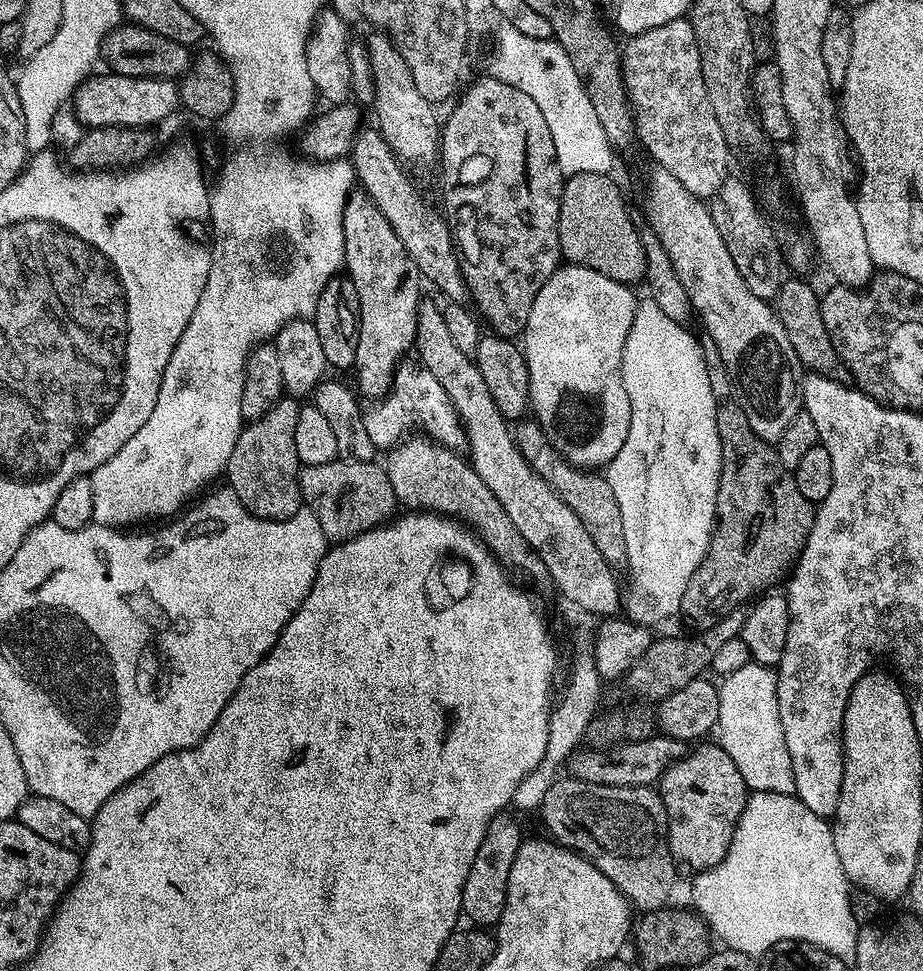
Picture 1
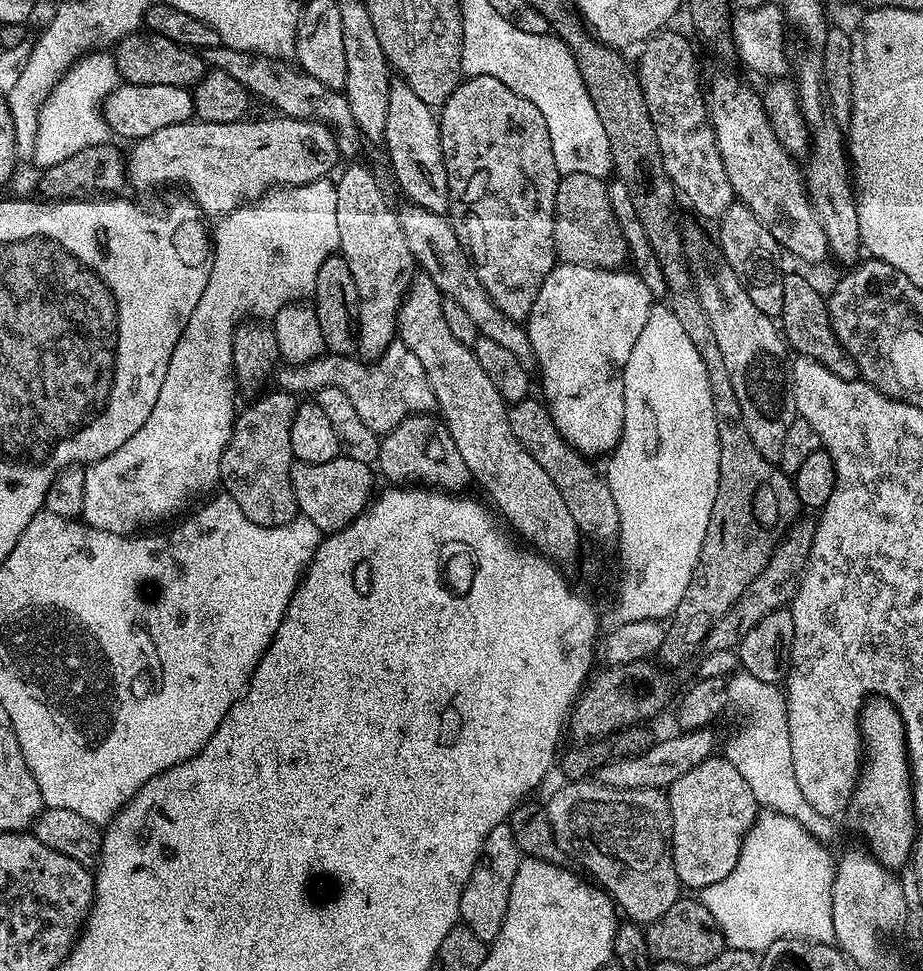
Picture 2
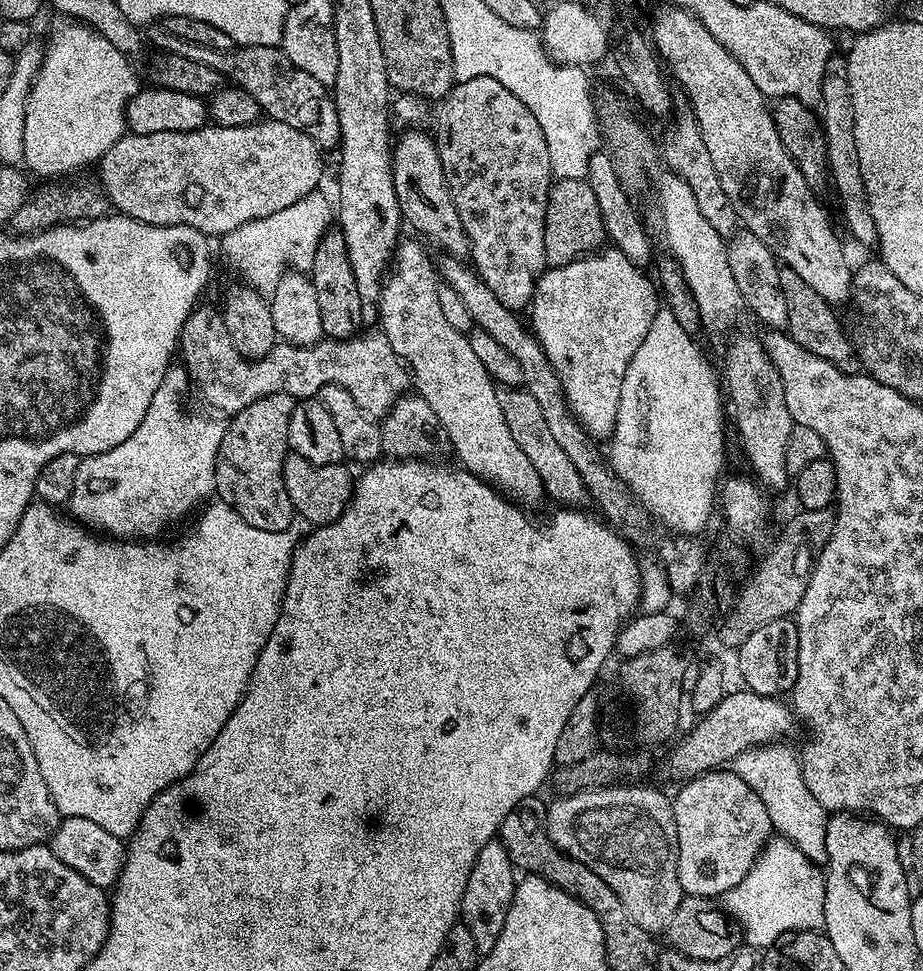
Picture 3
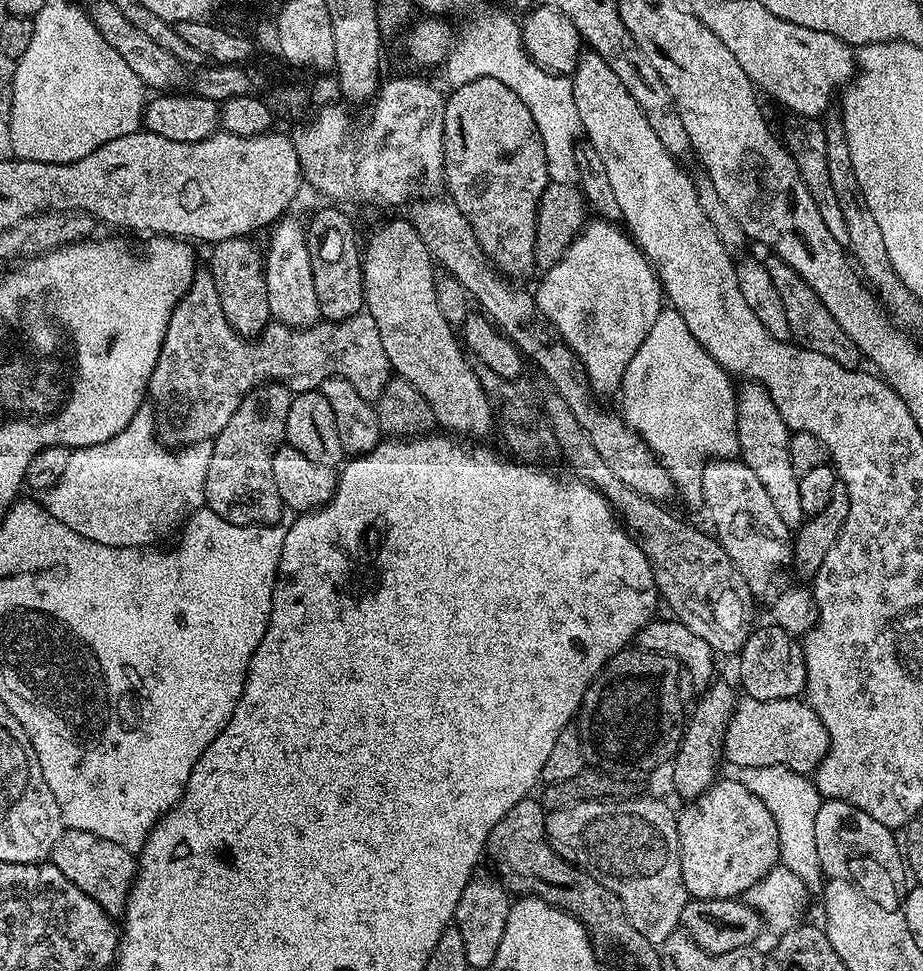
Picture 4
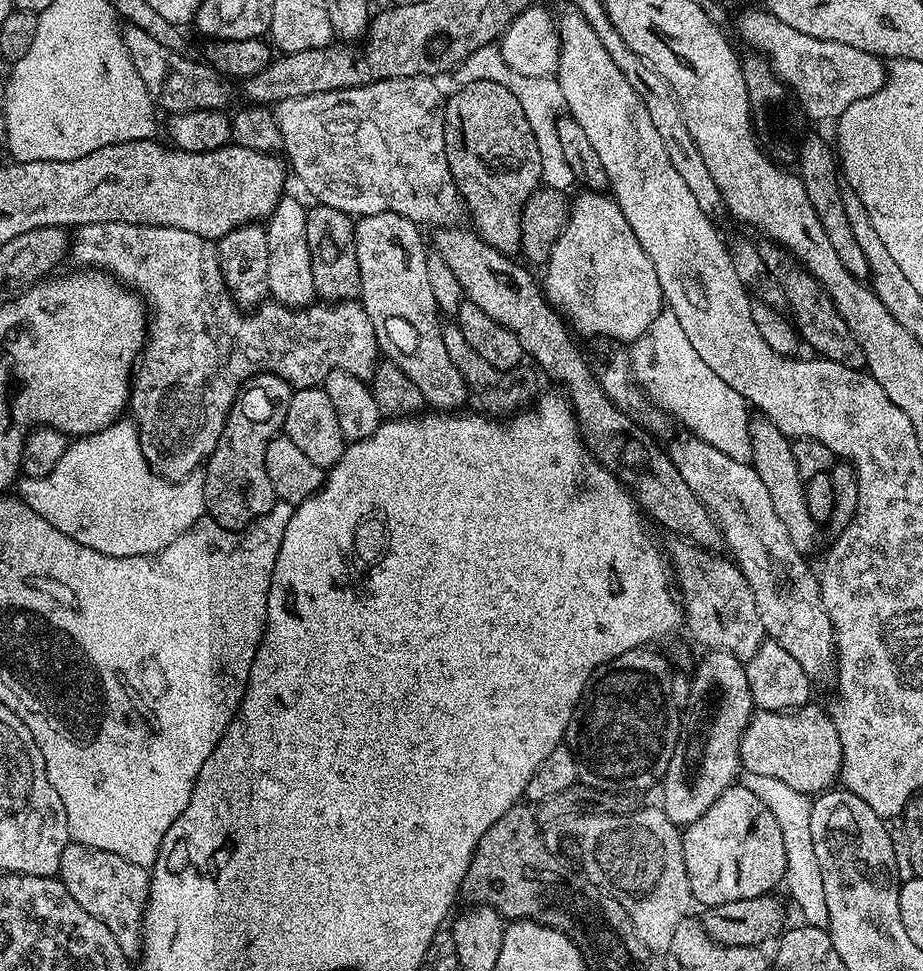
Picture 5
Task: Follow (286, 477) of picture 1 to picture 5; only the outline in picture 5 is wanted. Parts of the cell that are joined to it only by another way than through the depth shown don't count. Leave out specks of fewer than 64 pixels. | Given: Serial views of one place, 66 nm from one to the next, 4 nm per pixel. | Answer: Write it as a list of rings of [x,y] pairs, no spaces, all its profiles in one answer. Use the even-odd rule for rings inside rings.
[[[262,372],[259,376],[253,376],[248,381],[246,387],[233,402],[222,434],[202,468],[204,507],[207,515],[211,519],[217,520],[224,528],[247,529],[251,525],[248,524],[251,520],[259,521],[267,512],[276,507],[278,497],[270,482],[270,474],[266,474],[266,446],[270,446],[270,442],[275,436],[281,435],[286,422],[286,410],[290,406],[293,391],[291,384],[287,384],[285,380],[278,378],[273,372]]]

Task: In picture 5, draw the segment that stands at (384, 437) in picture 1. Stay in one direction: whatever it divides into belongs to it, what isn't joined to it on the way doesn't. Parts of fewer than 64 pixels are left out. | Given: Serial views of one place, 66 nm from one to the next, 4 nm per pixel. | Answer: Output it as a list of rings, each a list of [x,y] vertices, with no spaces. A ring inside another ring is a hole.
[[[102,222],[101,224],[81,224],[79,228],[75,229],[73,236],[76,237],[73,240],[71,237],[70,248],[72,244],[72,256],[80,263],[77,265],[83,266],[88,270],[103,269],[109,276],[115,276],[121,284],[135,289],[150,305],[152,313],[148,322],[148,338],[144,342],[144,351],[139,353],[138,363],[132,373],[130,412],[133,412],[131,415],[134,417],[136,431],[140,434],[142,454],[147,458],[148,463],[152,465],[152,470],[157,472],[159,476],[163,476],[165,480],[173,482],[185,480],[187,476],[193,475],[207,461],[208,455],[212,453],[214,446],[218,442],[218,438],[222,434],[224,423],[230,414],[233,402],[235,402],[238,393],[253,376],[259,376],[262,372],[273,372],[278,378],[282,378],[287,384],[291,384],[293,389],[297,389],[317,387],[322,380],[322,369],[324,372],[332,372],[333,370],[349,372],[350,374],[354,374],[354,378],[365,382],[371,381],[372,375],[376,372],[376,366],[381,359],[382,353],[376,341],[374,326],[370,326],[370,318],[366,314],[364,305],[356,300],[313,302],[307,308],[288,308],[284,304],[264,302],[251,313],[253,316],[247,316],[249,313],[233,300],[232,294],[223,280],[222,270],[219,266],[219,250],[217,245],[198,234],[190,234],[190,230],[171,228],[170,226],[162,226],[161,224]]]

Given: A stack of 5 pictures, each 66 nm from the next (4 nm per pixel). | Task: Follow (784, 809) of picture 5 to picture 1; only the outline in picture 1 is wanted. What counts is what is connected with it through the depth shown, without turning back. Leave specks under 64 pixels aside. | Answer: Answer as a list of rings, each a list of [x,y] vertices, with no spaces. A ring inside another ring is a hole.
[[[748,664],[725,675],[718,684],[718,718],[714,729],[720,748],[730,754],[738,774],[752,792],[793,795],[794,766],[790,766],[790,750],[786,750],[786,734],[782,734],[782,718],[778,714],[778,682],[767,664]]]

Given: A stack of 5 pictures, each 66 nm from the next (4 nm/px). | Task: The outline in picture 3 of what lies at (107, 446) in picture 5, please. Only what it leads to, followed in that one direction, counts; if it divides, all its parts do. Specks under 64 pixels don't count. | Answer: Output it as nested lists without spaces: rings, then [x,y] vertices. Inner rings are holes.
[[[169,367],[138,430],[134,430],[134,434],[130,434],[126,442],[114,446],[114,450],[81,459],[74,474],[74,486],[66,508],[83,527],[112,538],[123,538],[128,542],[137,538],[156,538],[167,524],[186,515],[199,500],[207,501],[207,496],[213,495],[216,486],[216,455],[226,424],[223,419],[211,420],[208,416],[187,416],[184,413],[184,408],[180,405],[180,387],[184,380],[186,384],[186,374],[181,367]]]

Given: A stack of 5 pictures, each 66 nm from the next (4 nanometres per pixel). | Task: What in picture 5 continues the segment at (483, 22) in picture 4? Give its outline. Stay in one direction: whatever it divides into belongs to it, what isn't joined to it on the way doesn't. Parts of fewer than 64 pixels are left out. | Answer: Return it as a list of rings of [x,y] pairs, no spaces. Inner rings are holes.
[[[495,43],[483,44],[478,50],[471,52],[460,63],[459,68],[455,69],[455,76],[457,80],[455,83],[460,86],[479,80],[493,80],[509,88],[514,94],[514,98],[518,98],[518,102],[522,102],[522,111],[526,113],[526,118],[530,122],[530,130],[534,130],[534,134],[538,138],[538,150],[542,154],[543,187],[567,193],[568,187],[577,183],[575,174],[570,170],[570,162],[566,162],[566,157],[562,154],[562,142],[558,142],[556,121],[565,111],[564,95],[559,80],[551,76],[526,77],[524,74],[516,73],[503,60],[503,55]]]

